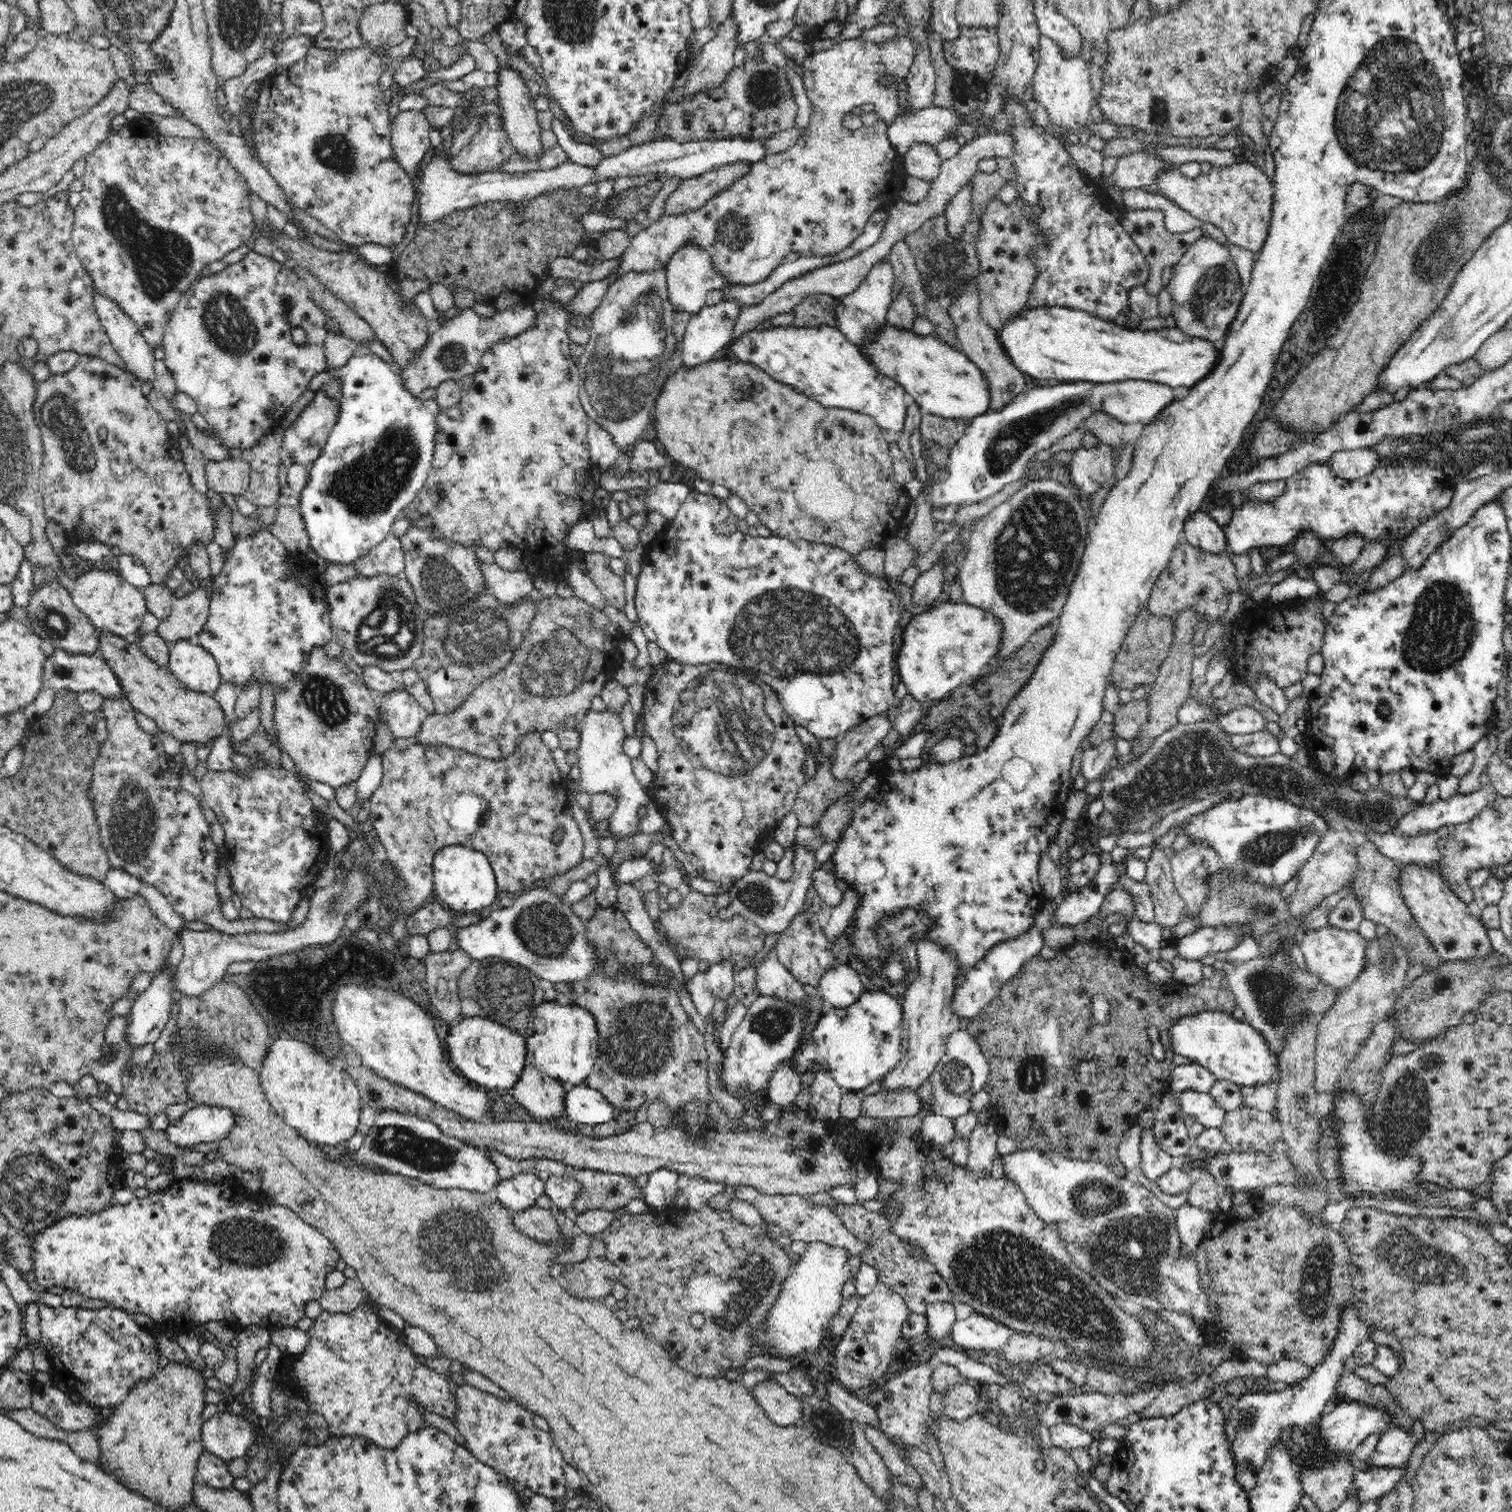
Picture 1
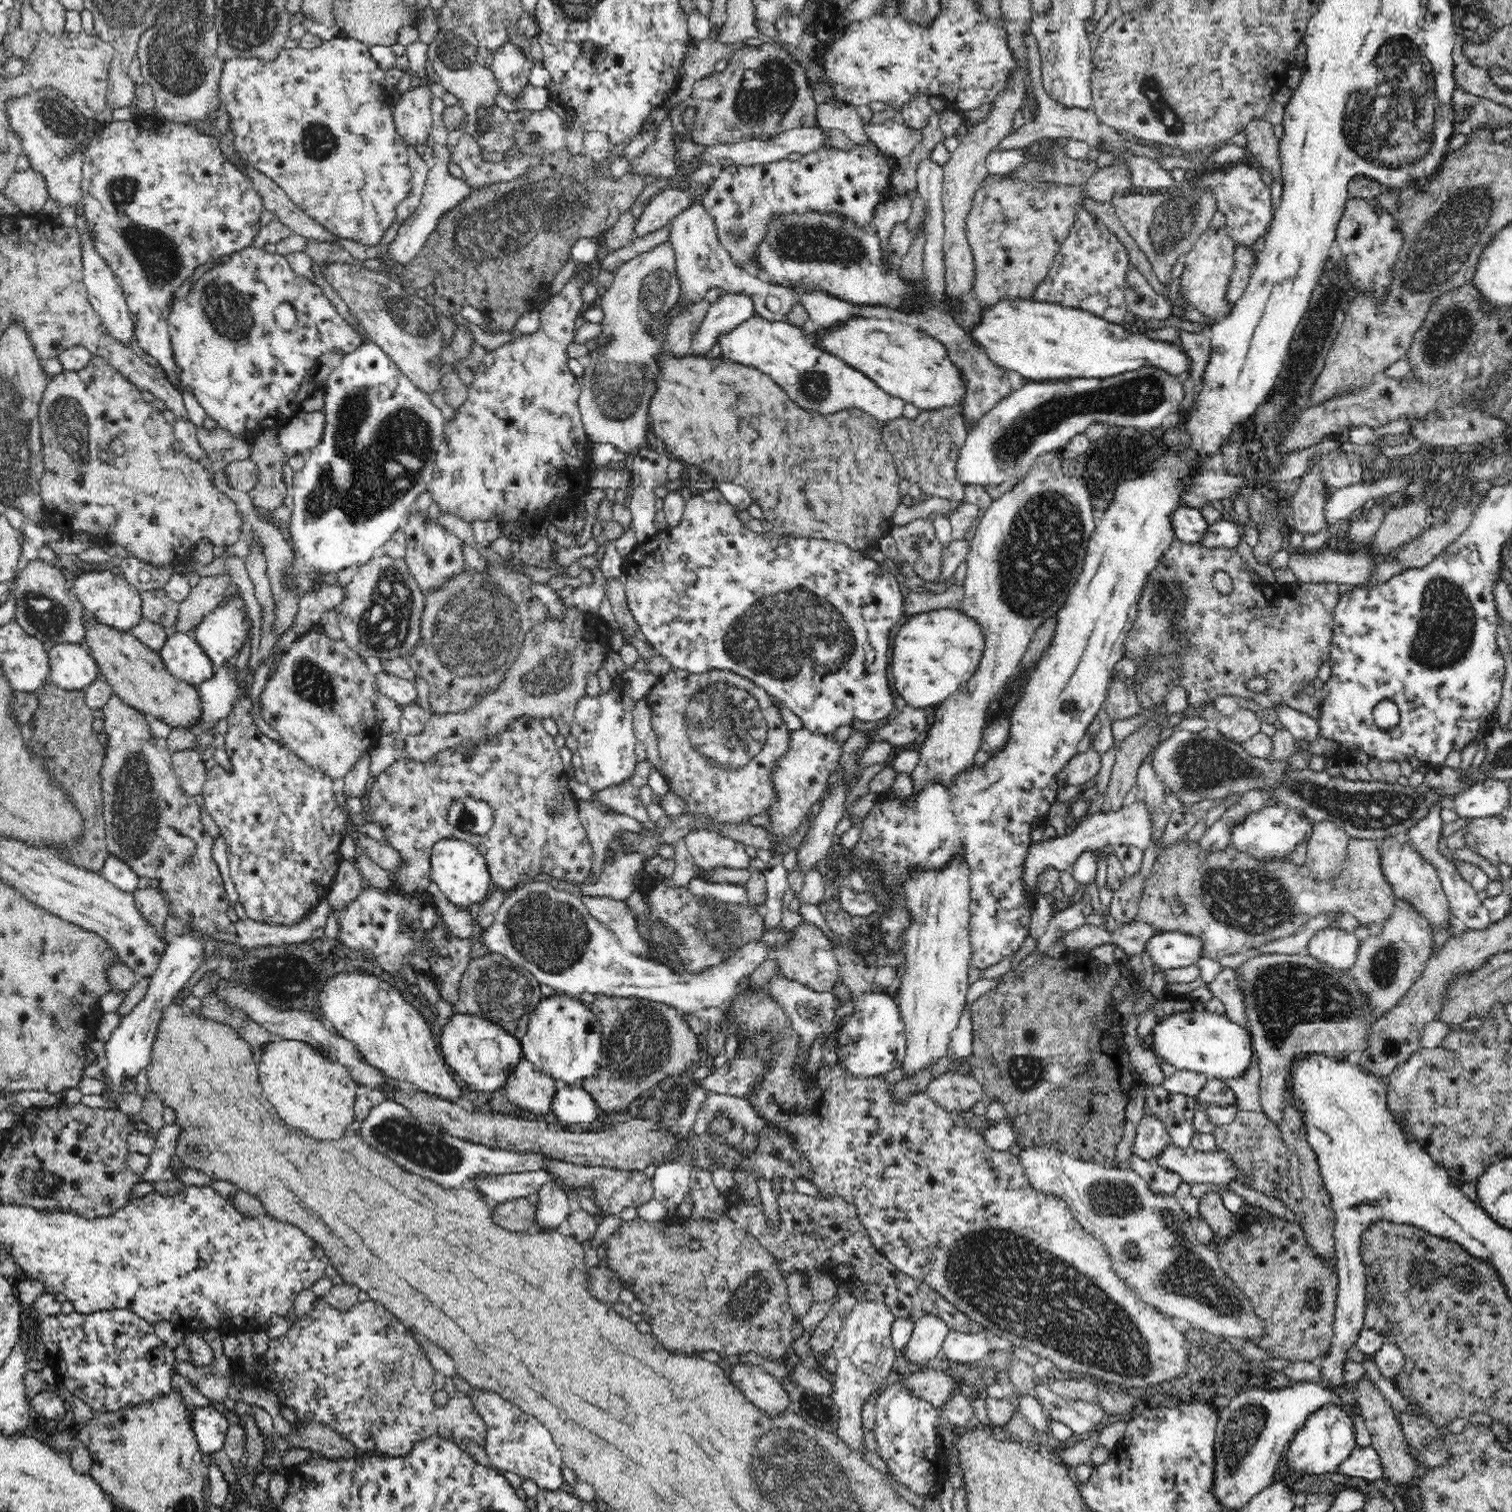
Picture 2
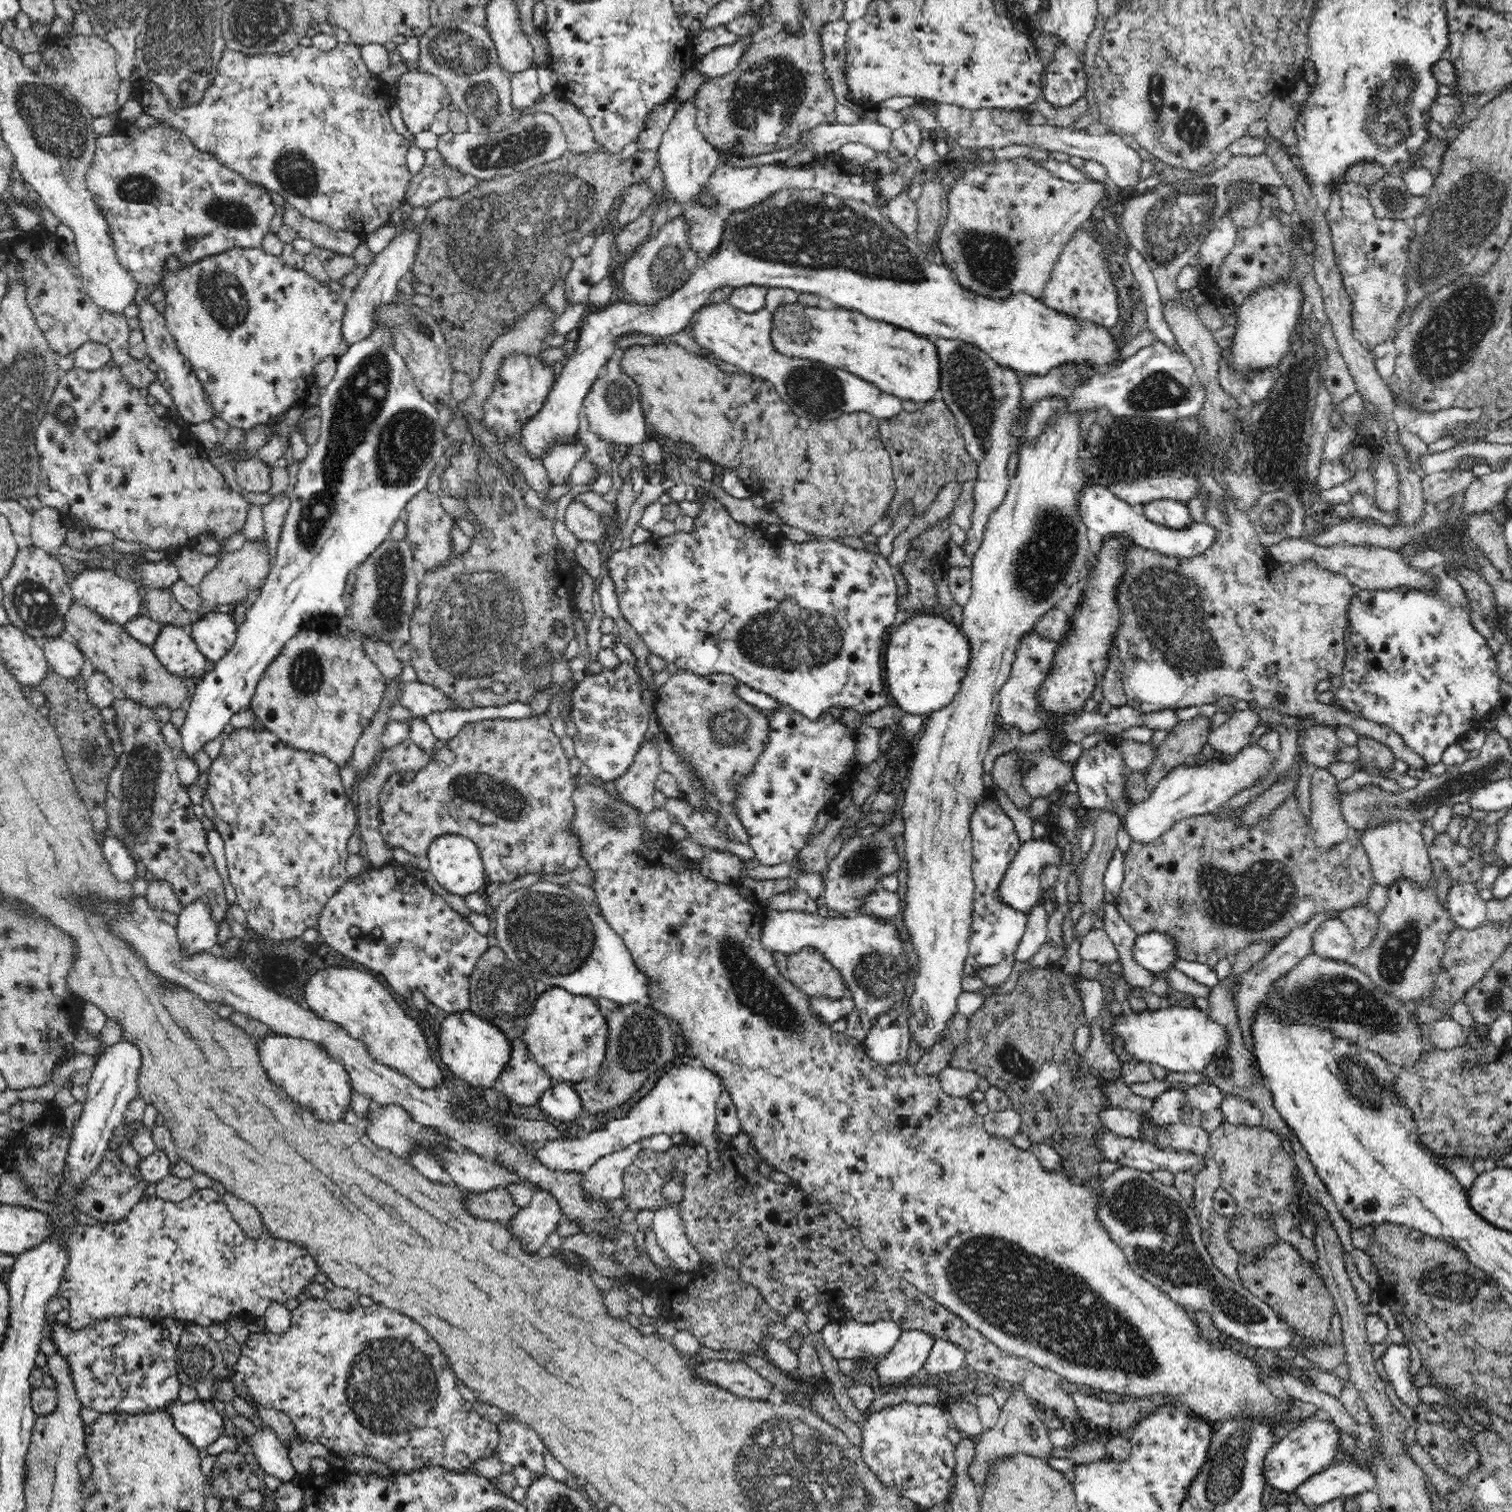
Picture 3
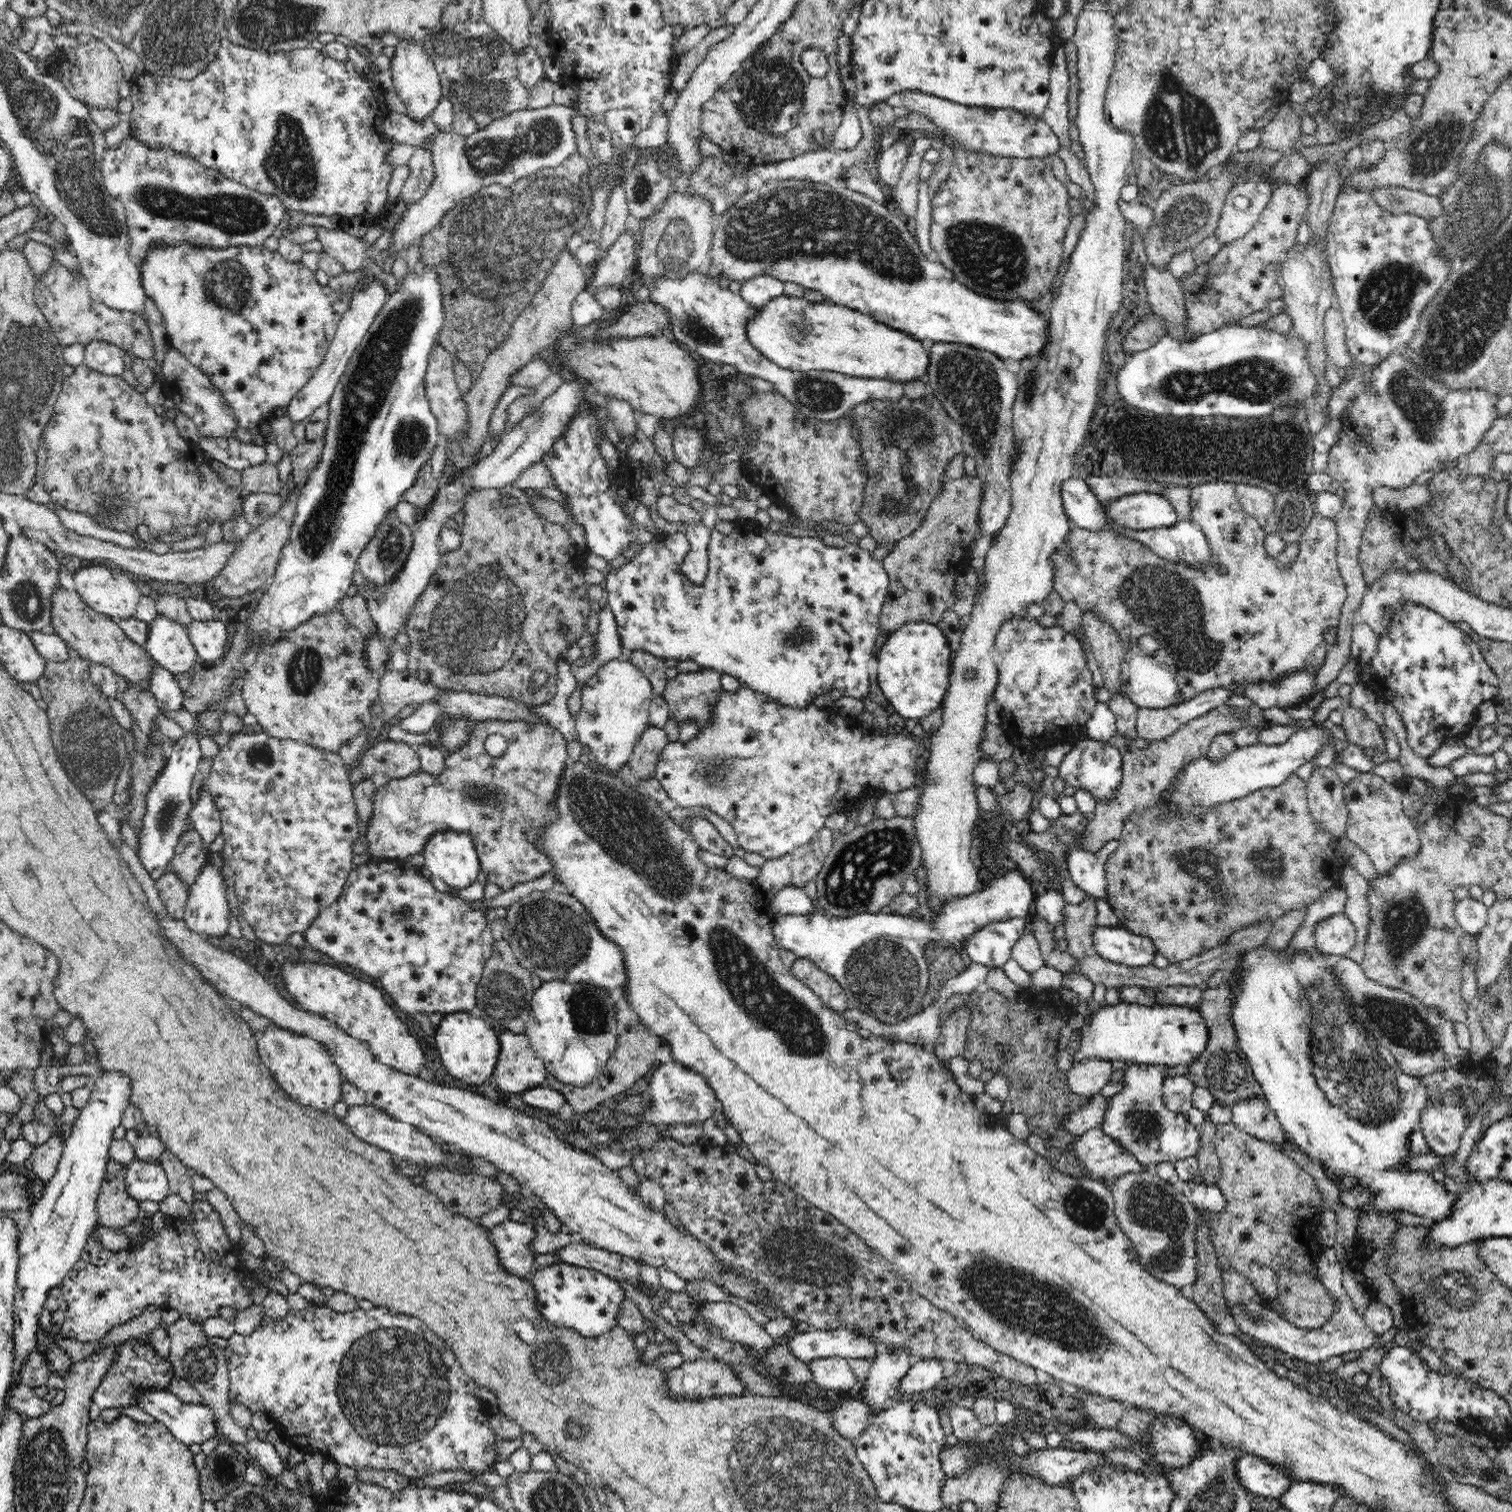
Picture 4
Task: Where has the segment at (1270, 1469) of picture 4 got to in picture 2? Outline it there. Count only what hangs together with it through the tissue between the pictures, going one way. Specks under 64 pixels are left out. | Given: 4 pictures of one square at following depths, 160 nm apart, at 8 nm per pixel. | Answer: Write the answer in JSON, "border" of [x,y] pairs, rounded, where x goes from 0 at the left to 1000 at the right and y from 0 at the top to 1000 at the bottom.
{"border":[[[883,929],[872,931],[864,938],[862,943],[856,947],[851,956],[848,964],[848,972],[862,976],[884,974],[886,968],[891,966],[897,956],[896,938],[892,935],[892,932]]]}

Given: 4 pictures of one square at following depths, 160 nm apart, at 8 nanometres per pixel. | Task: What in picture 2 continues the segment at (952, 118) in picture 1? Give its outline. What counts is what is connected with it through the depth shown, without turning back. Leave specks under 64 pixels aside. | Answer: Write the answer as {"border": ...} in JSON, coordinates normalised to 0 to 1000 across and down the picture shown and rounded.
{"border":[[[586,79],[584,82],[572,83],[572,88],[584,101],[592,106],[601,103],[608,95],[610,91],[610,86],[604,86],[595,79]]]}

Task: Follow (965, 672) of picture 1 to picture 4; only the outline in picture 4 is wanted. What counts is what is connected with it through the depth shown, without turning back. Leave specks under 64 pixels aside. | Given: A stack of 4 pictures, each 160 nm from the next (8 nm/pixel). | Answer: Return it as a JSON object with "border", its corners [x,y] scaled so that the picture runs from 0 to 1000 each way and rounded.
{"border":[[[606,411],[589,418],[582,429],[580,450],[587,464],[598,476],[606,477],[616,472],[624,464],[627,456],[630,440],[628,427],[619,412]]]}

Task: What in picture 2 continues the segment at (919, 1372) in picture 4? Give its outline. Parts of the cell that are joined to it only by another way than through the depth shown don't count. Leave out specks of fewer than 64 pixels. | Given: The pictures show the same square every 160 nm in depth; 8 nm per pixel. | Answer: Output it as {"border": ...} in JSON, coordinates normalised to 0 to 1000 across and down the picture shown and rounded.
{"border":[[[648,878],[647,881],[628,880],[622,892],[621,901],[626,899],[628,901],[636,901],[643,903],[649,900],[651,897],[657,892],[652,886],[652,880]]]}

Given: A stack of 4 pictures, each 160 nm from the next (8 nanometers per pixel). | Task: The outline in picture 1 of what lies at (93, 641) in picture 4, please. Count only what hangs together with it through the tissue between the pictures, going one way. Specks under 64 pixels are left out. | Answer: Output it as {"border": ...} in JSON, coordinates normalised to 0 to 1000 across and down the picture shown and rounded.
{"border":[[[70,418],[65,420],[67,435],[78,448],[82,460],[89,470],[102,476],[108,485],[111,485],[120,491],[130,491],[135,493],[140,488],[149,484],[149,476],[144,464],[136,458],[126,456],[112,444],[103,440],[87,423]]]}

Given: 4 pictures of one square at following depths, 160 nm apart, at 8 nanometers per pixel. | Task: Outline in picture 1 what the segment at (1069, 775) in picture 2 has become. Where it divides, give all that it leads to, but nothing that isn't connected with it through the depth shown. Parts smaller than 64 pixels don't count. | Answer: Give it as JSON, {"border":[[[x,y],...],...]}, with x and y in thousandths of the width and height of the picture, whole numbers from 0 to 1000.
{"border":[[[736,488],[729,490],[724,494],[717,496],[715,501],[714,515],[722,517],[728,514],[739,502]]]}

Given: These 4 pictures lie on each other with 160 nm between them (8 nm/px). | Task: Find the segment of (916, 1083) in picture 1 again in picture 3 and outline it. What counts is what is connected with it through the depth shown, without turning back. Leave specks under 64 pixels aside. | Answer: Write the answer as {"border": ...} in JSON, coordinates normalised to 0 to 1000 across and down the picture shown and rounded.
{"border":[[[706,274],[706,275],[698,276],[695,281],[693,281],[687,288],[685,294],[680,294],[680,292],[677,292],[675,294],[673,300],[673,307],[671,315],[667,317],[667,324],[659,337],[657,339],[654,343],[653,347],[651,349],[651,354],[649,359],[648,363],[644,366],[644,372],[642,374],[642,394],[637,401],[637,410],[636,417],[637,419],[640,420],[640,424],[643,427],[643,435],[640,441],[640,445],[637,448],[635,455],[630,464],[627,465],[624,468],[619,470],[614,473],[614,477],[611,479],[611,487],[607,489],[607,499],[603,501],[604,509],[601,508],[601,519],[599,522],[598,533],[596,534],[597,542],[598,543],[599,548],[597,550],[597,556],[599,559],[598,567],[599,567],[599,599],[598,599],[598,604],[599,607],[599,614],[603,616],[603,624],[607,627],[607,634],[608,634],[608,639],[607,639],[607,649],[604,652],[604,656],[602,659],[602,673],[600,673],[602,677],[602,683],[604,683],[606,688],[611,692],[615,693],[616,690],[620,690],[622,687],[622,683],[628,679],[627,675],[631,673],[634,669],[634,660],[637,656],[636,655],[636,642],[638,642],[638,636],[641,631],[641,620],[642,619],[642,610],[643,610],[643,595],[644,595],[644,581],[643,581],[643,567],[644,567],[644,556],[642,550],[642,540],[646,536],[646,532],[648,531],[650,528],[650,524],[653,520],[653,517],[649,517],[649,512],[653,512],[651,508],[651,503],[653,498],[653,493],[655,493],[655,487],[658,484],[659,472],[661,471],[661,458],[663,453],[666,450],[669,445],[671,437],[672,435],[672,431],[674,425],[679,419],[683,418],[685,411],[690,406],[692,406],[696,401],[698,401],[700,398],[706,394],[706,390],[709,387],[712,386],[716,382],[716,380],[718,380],[718,374],[720,372],[720,358],[720,358],[720,349],[717,347],[717,344],[714,343],[714,336],[713,327],[714,324],[717,321],[718,319],[713,307],[713,299],[717,290],[714,289],[714,274]]]}

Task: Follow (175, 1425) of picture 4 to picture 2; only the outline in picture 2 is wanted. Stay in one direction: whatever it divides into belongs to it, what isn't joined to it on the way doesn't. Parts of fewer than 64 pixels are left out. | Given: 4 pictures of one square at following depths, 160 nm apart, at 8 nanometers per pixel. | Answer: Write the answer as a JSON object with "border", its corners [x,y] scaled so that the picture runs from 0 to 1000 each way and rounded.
{"border":[[[140,929],[128,931],[126,933],[127,946],[132,959],[139,962],[147,959],[151,945],[149,935],[146,935]]]}

